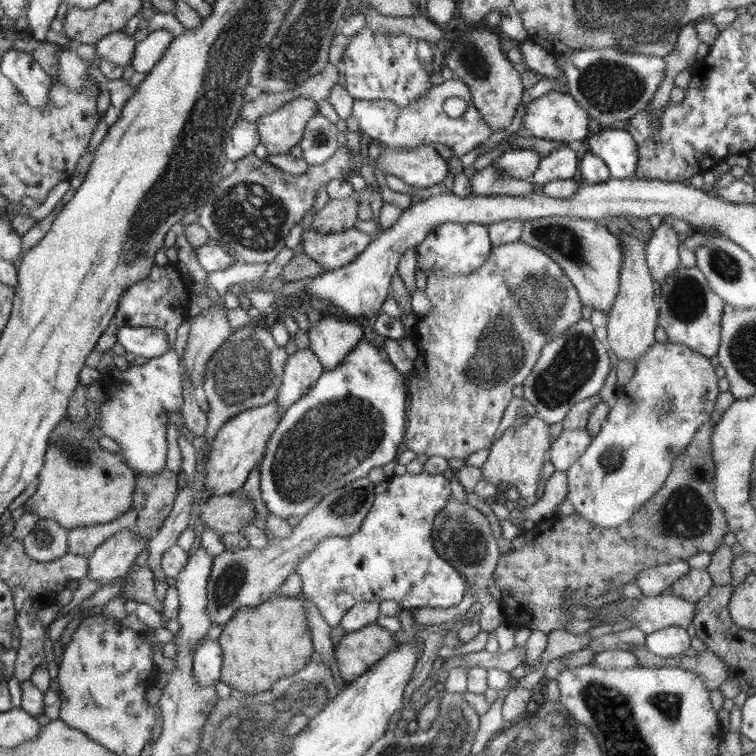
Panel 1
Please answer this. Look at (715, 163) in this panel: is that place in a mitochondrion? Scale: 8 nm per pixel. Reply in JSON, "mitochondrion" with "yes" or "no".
{"mitochondrion":"no"}

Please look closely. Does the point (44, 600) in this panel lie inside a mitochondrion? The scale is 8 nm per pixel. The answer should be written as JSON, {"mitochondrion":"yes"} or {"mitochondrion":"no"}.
{"mitochondrion":"no"}

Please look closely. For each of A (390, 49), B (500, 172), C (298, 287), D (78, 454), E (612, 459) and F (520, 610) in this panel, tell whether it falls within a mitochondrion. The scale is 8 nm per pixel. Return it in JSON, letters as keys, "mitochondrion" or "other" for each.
{"A":"other","B":"other","C":"other","D":"mitochondrion","E":"mitochondrion","F":"other"}

